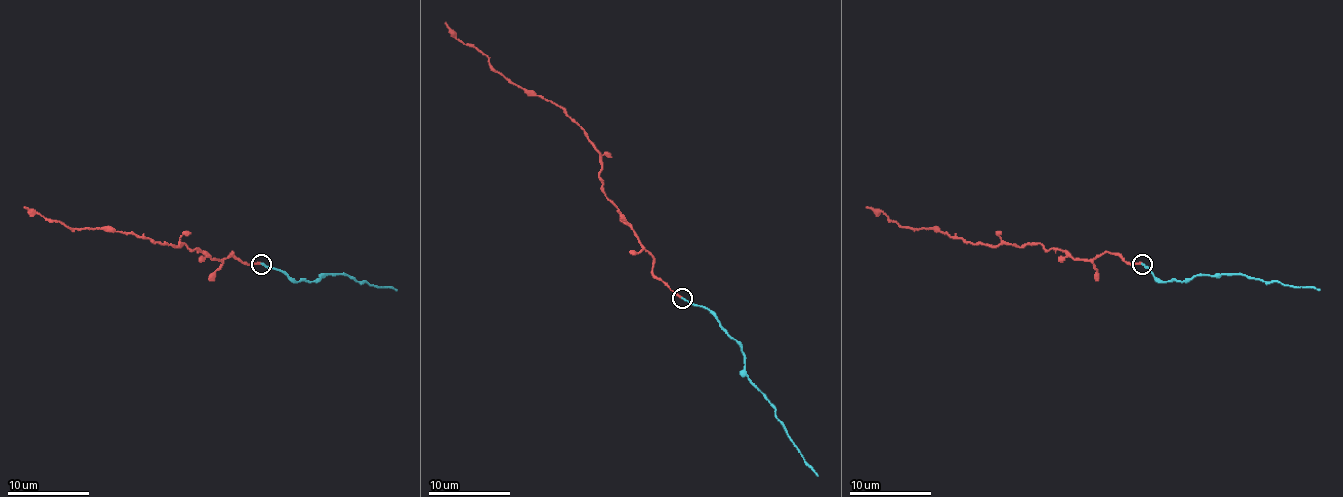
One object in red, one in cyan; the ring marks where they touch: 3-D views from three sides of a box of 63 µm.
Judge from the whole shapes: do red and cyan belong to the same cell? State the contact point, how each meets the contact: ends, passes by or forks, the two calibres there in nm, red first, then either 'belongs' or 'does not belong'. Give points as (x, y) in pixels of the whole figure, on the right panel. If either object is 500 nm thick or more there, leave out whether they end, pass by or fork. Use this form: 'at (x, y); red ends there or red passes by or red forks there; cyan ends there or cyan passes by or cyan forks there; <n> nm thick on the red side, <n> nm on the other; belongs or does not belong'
at (1142, 264); red ends there; cyan ends there; 190 nm thick on the red side, 170 nm on the other; does not belong

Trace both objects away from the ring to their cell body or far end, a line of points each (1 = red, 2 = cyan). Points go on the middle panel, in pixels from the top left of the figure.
1: (682, 299), (653, 274), (653, 256), (606, 196), (600, 151), (587, 135), (555, 104), (510, 84), (444, 22)
2: (682, 299), (702, 305), (735, 340), (741, 348), (747, 379), (768, 401), (792, 444), (817, 475)

